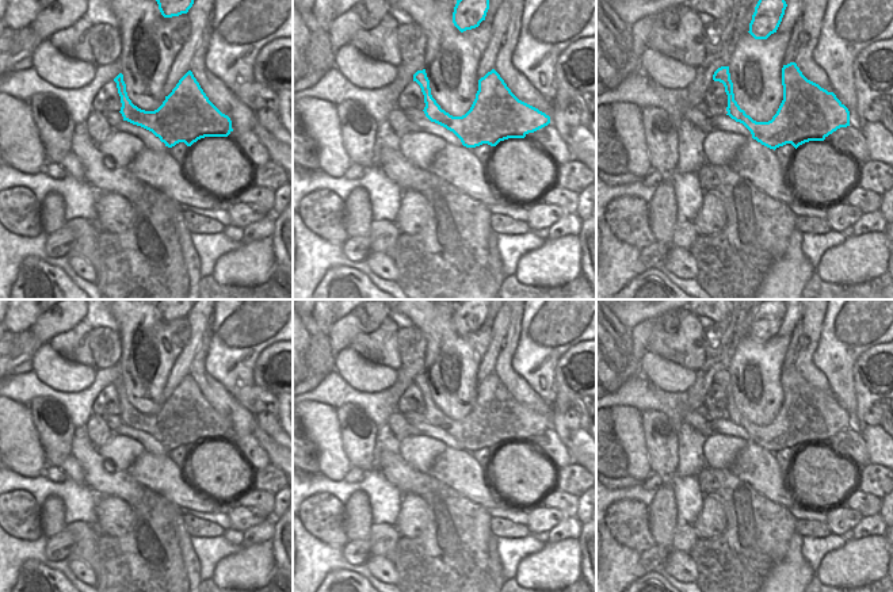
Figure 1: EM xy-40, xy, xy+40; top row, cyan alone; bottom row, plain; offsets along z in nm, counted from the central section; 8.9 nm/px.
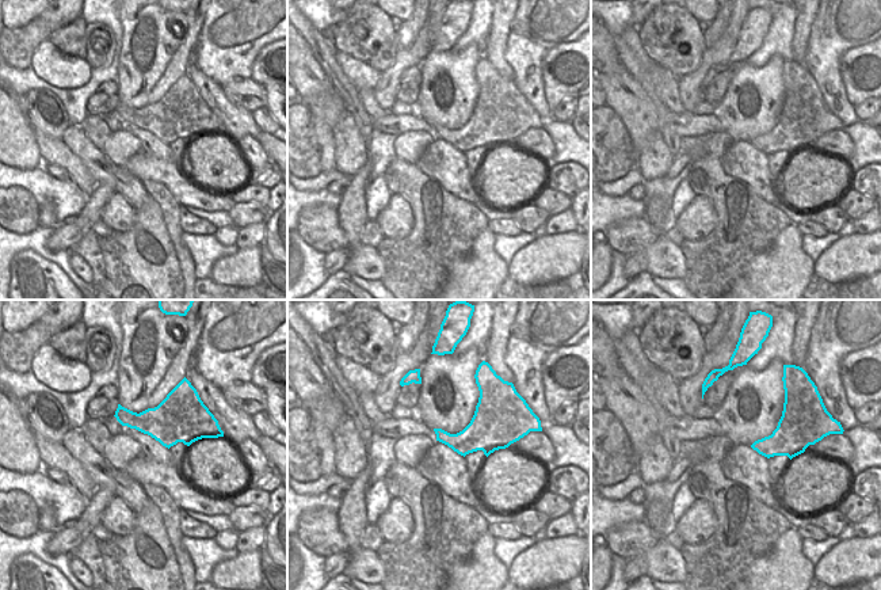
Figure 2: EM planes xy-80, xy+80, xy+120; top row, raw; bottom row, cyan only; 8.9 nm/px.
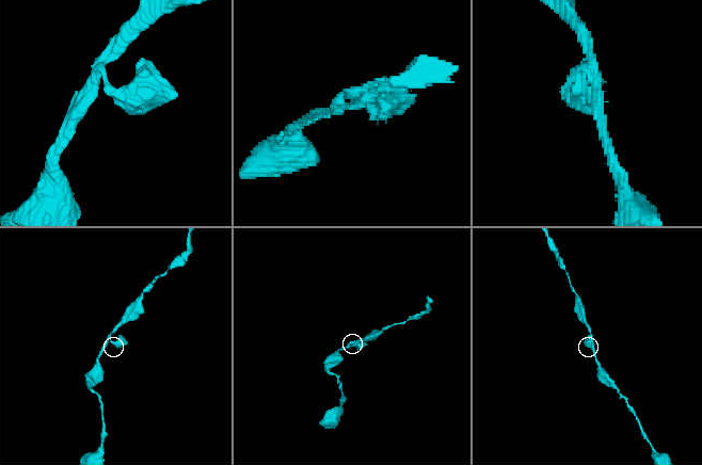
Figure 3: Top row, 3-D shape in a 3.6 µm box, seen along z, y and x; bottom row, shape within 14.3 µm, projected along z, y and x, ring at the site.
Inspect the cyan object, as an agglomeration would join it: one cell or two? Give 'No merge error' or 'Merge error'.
No merge error

